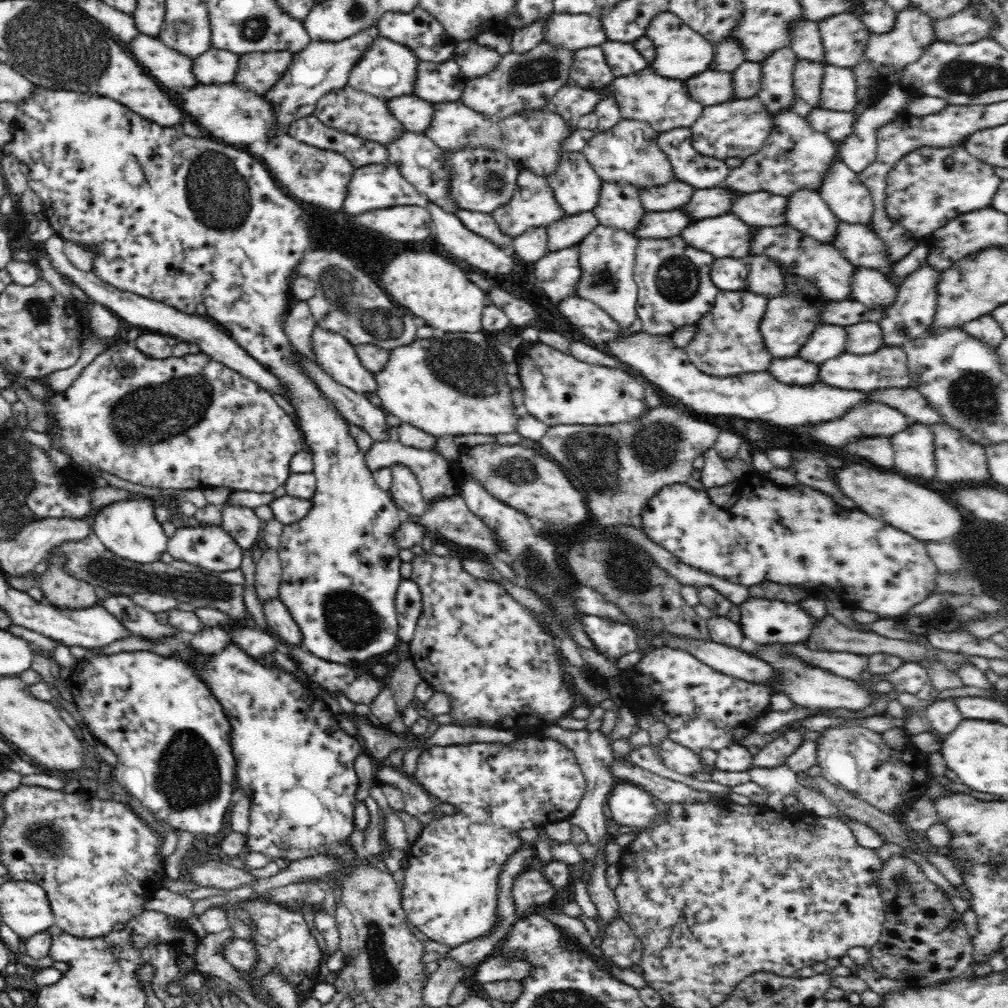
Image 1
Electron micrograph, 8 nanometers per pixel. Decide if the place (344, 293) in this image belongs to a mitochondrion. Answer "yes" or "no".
yes

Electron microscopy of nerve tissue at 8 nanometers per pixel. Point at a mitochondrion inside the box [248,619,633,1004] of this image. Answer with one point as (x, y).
(384, 975)

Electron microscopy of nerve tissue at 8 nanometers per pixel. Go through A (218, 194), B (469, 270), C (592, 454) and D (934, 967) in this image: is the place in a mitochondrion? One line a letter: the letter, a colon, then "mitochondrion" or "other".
A: mitochondrion
B: other
C: mitochondrion
D: other

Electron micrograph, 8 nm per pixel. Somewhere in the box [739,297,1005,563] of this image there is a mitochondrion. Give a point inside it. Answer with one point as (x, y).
(974, 394)

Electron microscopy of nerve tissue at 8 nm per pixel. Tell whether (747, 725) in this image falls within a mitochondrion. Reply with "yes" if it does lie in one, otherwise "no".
no

